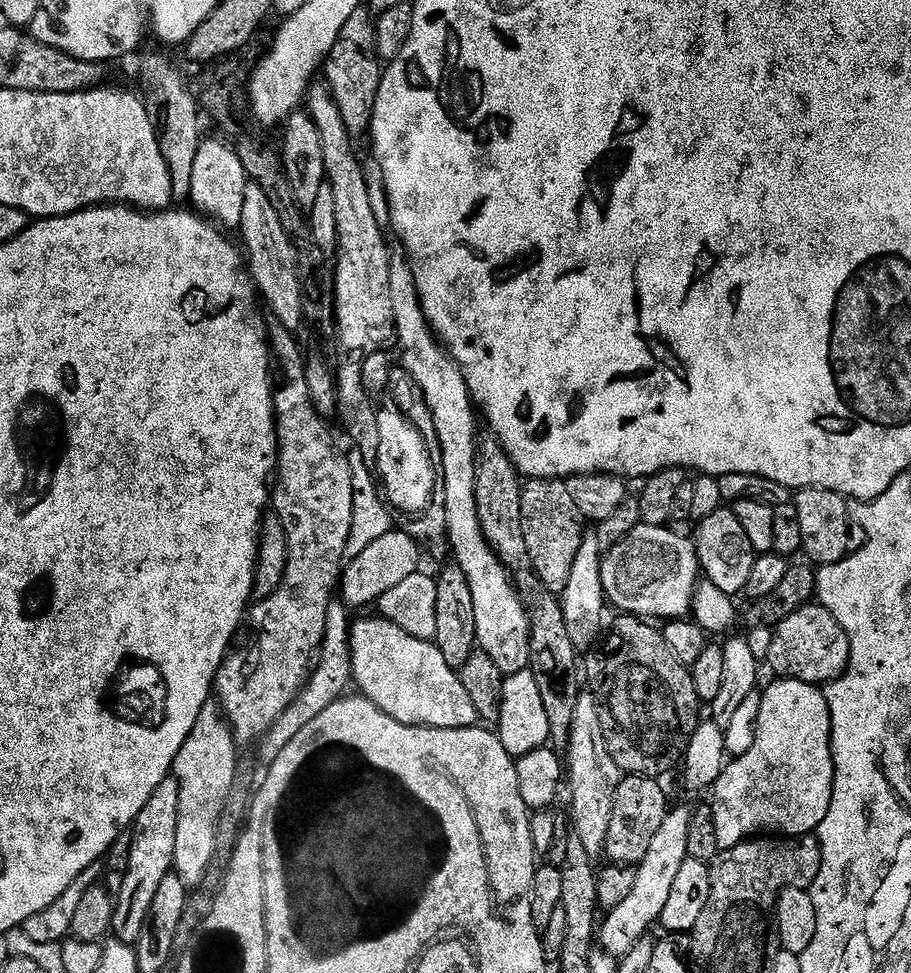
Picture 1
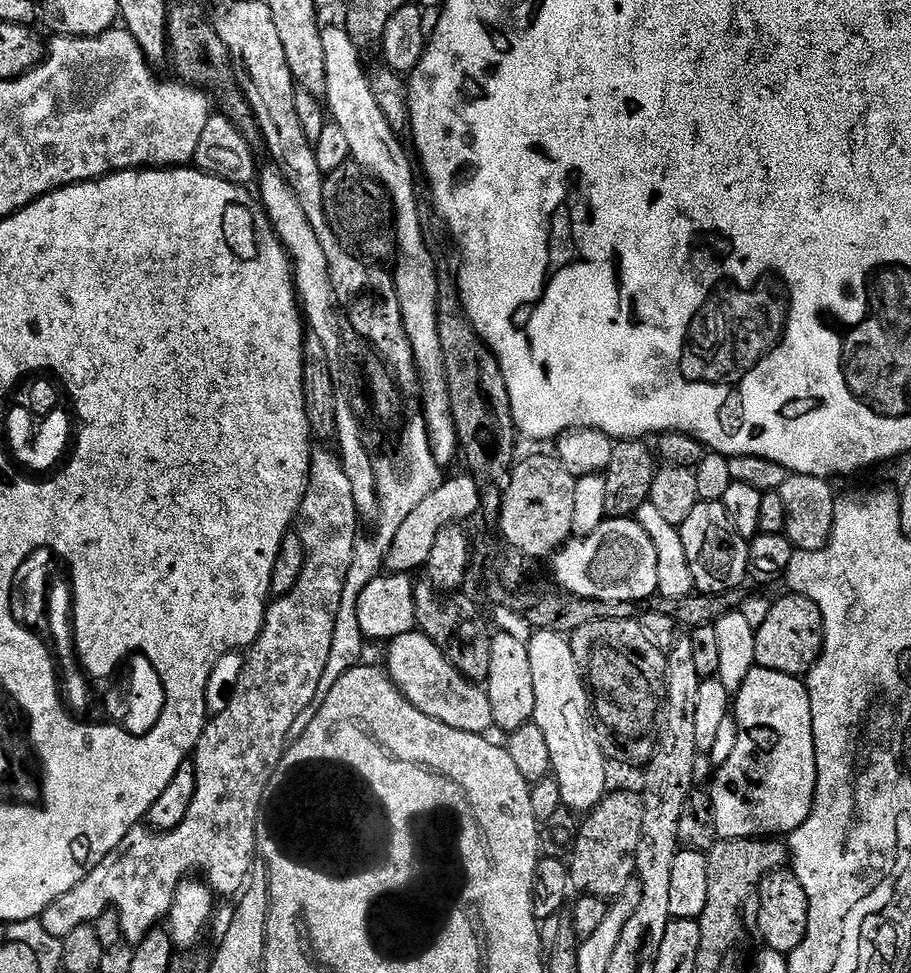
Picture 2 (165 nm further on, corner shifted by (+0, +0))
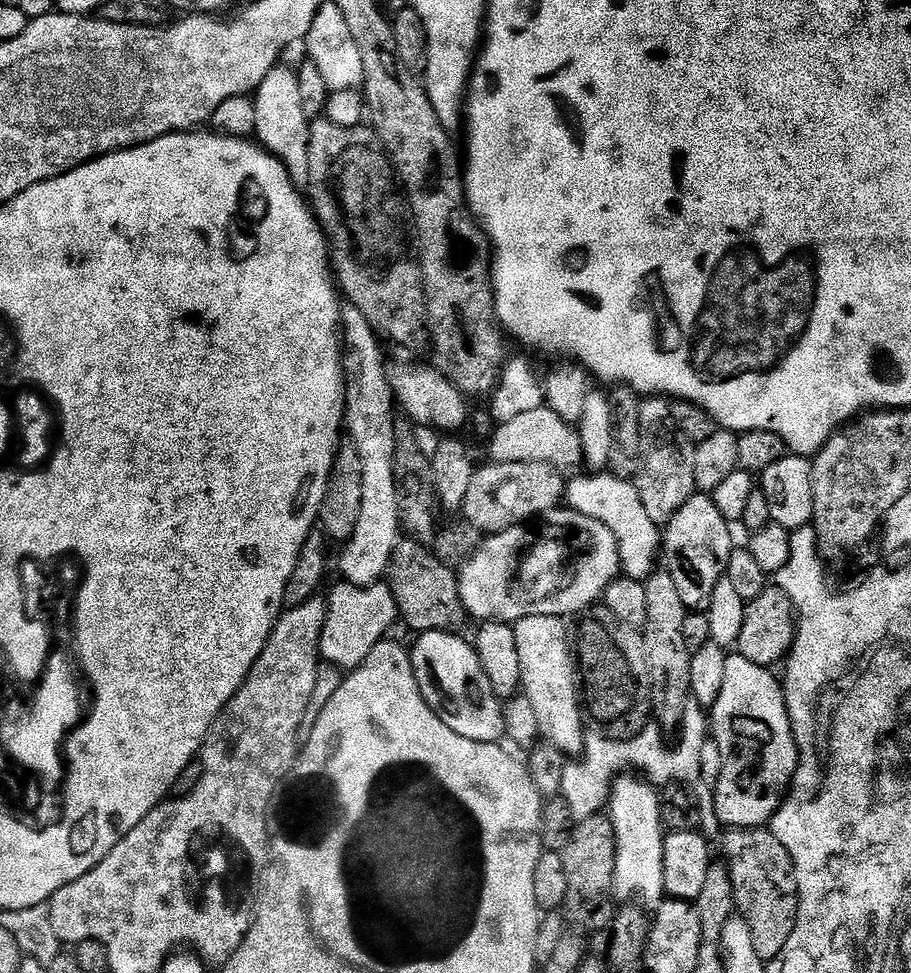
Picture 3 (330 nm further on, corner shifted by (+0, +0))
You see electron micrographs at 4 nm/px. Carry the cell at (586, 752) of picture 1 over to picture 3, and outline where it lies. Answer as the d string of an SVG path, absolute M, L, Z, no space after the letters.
M535 616L516 621L514 627L518 638L518 659L522 662L522 692L534 705L540 735L547 743L558 746L565 756L576 758L584 751L586 716L582 711L582 692L578 687L578 669L572 654L570 632L567 627L564 629L564 624L565 621L559 616Z

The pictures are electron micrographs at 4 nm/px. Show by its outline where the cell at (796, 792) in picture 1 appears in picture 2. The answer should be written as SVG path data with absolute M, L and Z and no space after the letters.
M754 667L746 676L746 682L742 682L739 692L735 693L734 715L738 726L738 743L734 746L734 754L730 754L730 758L715 769L716 781L710 787L720 839L787 837L798 830L806 818L810 818L818 782L814 722L807 683L799 676Z

